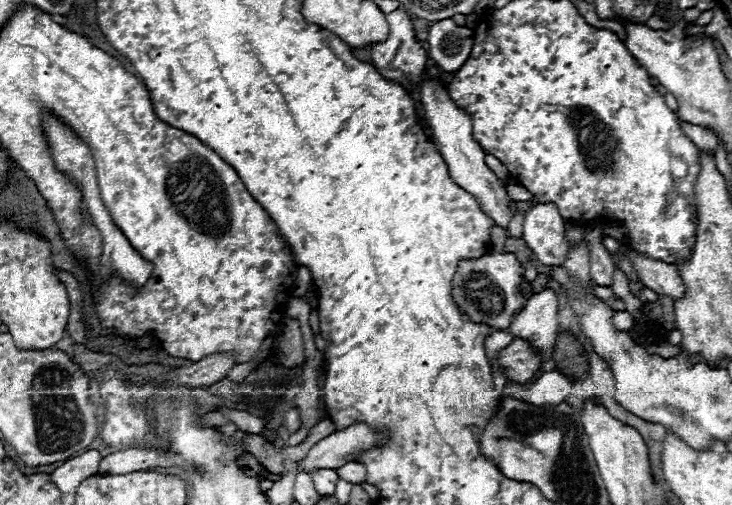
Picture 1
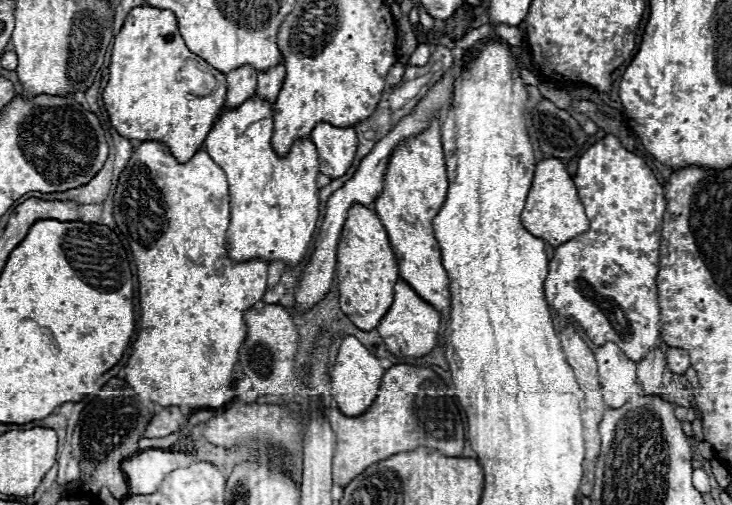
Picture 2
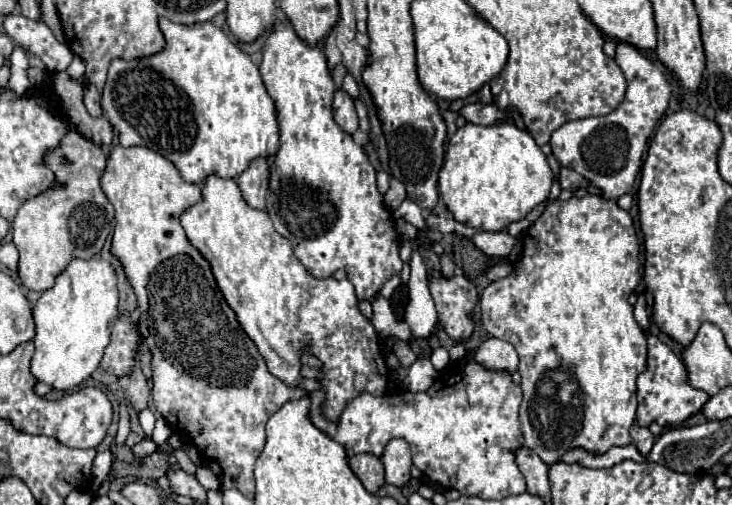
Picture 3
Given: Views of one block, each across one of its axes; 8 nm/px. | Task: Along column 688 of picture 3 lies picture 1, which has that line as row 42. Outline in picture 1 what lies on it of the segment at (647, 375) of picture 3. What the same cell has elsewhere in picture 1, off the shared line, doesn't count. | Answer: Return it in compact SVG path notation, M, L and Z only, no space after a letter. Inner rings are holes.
M394 10L394 12L386 14L386 22L390 24L388 40L382 42L382 44L376 44L374 48L370 48L370 56L372 56L374 68L388 80L396 80L396 82L402 82L402 84L414 84L416 86L416 82L424 74L428 56L426 56L426 50L416 40L412 20L410 20L410 16L406 12Z

